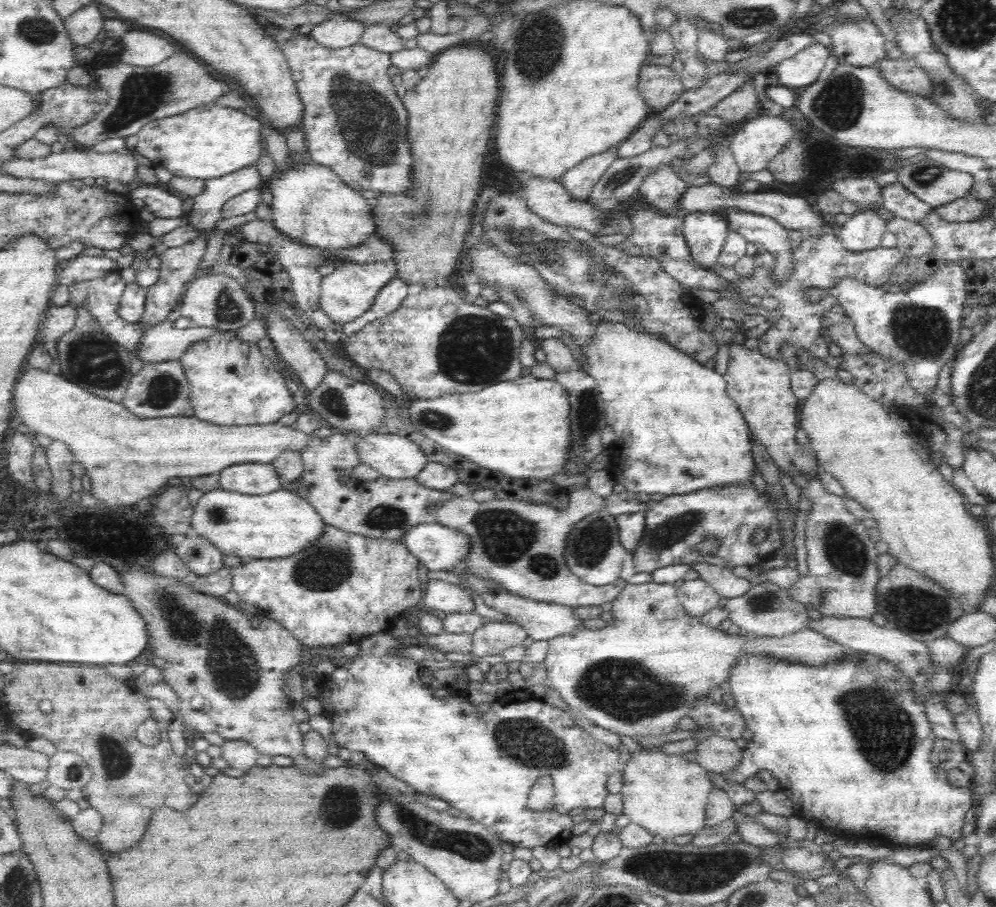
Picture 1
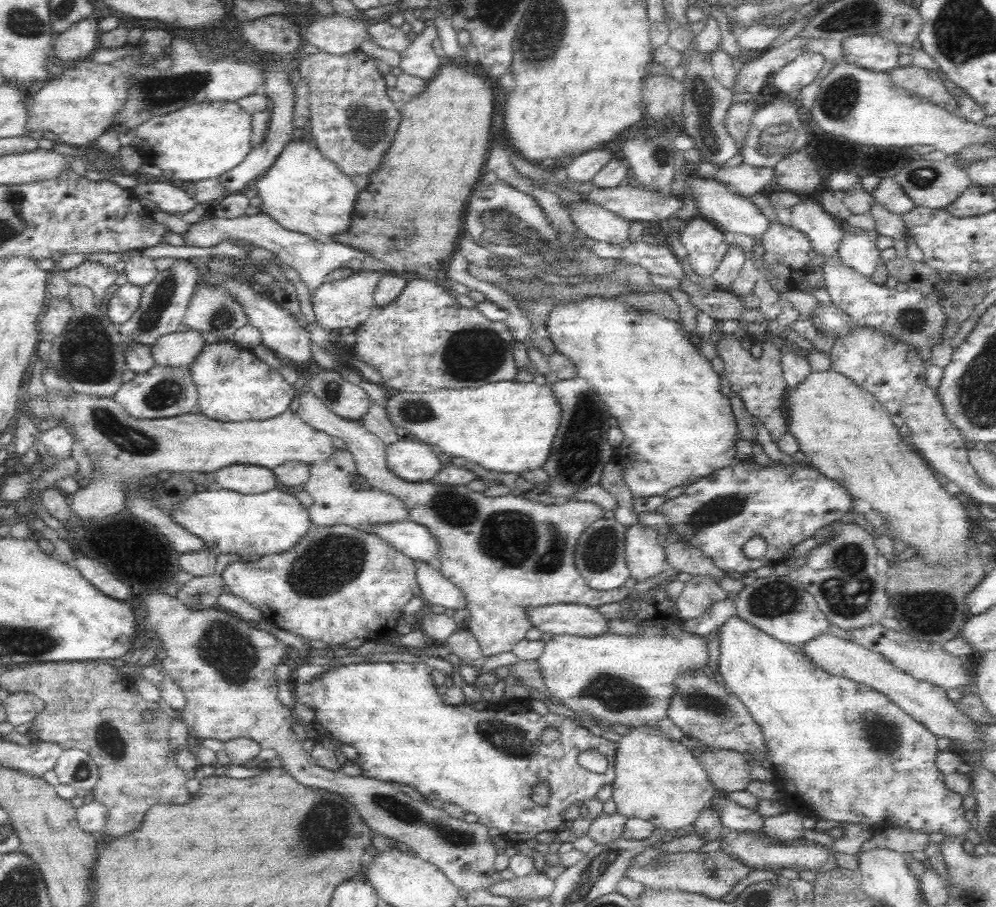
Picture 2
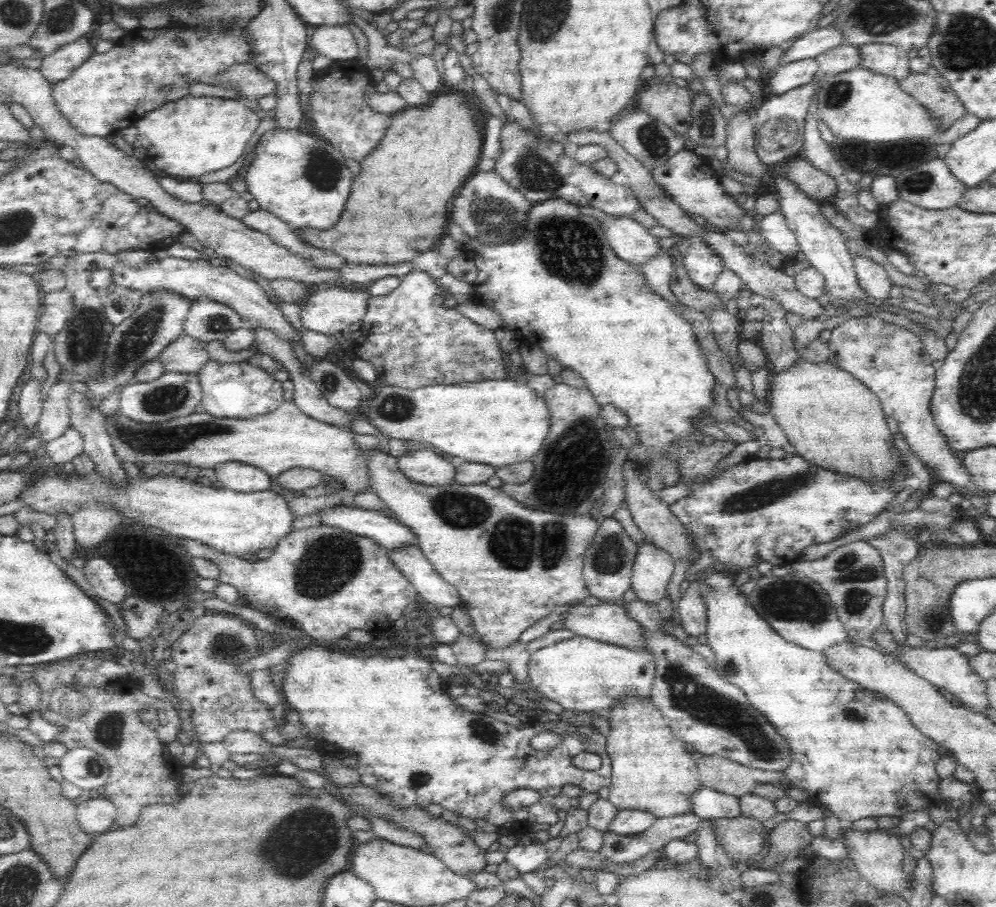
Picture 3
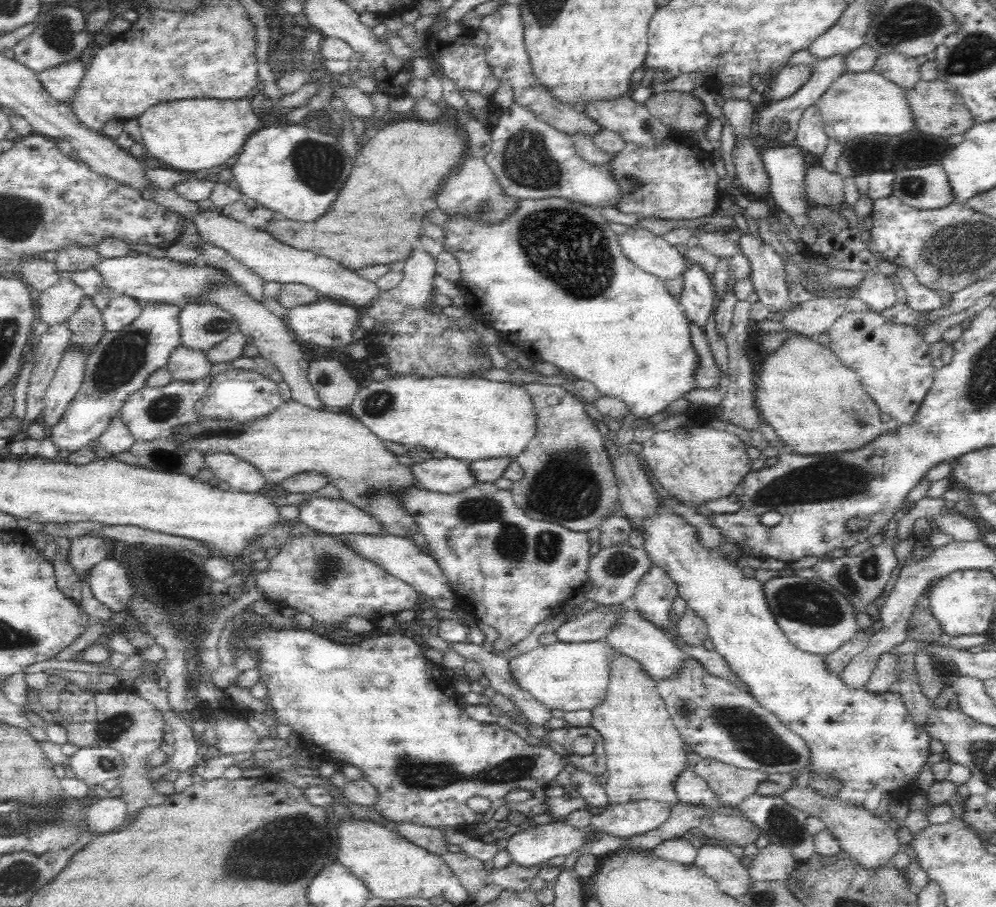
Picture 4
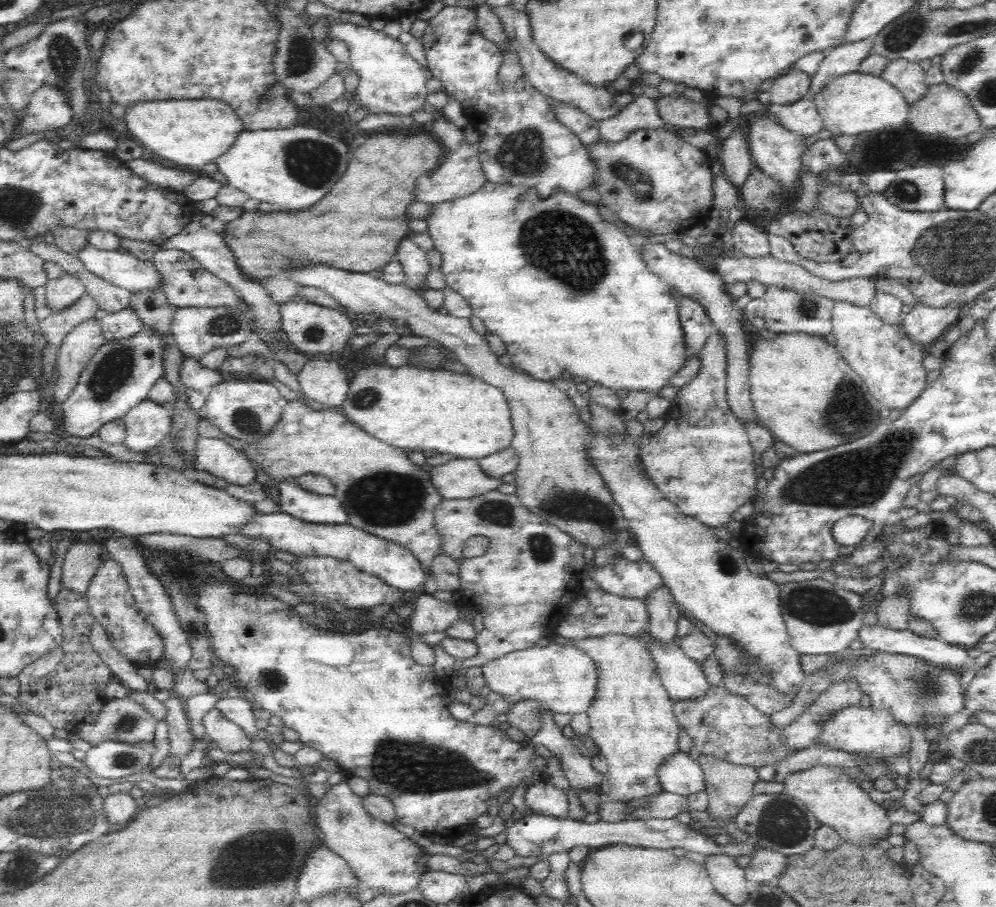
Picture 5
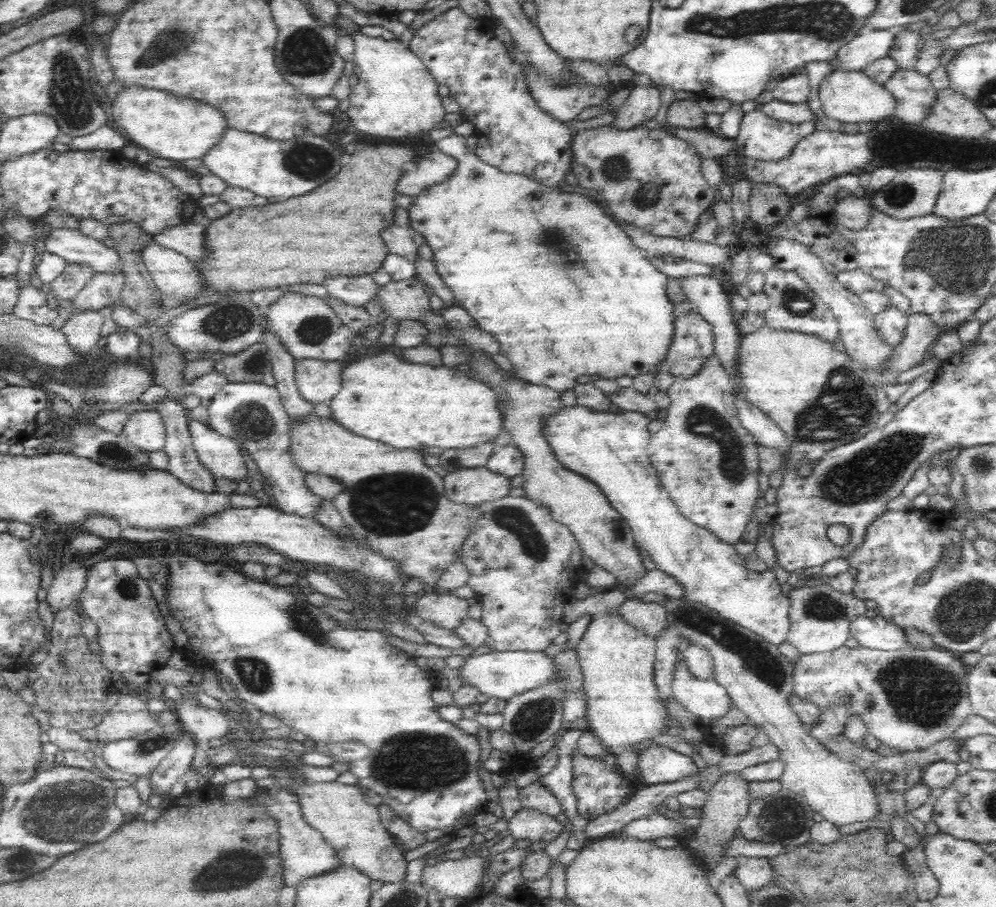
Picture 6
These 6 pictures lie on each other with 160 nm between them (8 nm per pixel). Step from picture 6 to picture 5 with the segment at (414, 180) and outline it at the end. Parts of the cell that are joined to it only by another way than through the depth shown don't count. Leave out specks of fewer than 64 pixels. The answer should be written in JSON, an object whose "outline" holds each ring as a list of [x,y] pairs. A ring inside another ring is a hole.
{"outline":[[[463,128],[462,140],[460,140],[458,148],[447,152],[440,166],[429,177],[431,180],[431,189],[429,192],[422,192],[420,190],[420,180],[418,180],[418,188],[416,188],[418,196],[416,198],[418,198],[418,202],[432,205],[470,196],[473,192],[478,192],[487,183],[487,178],[479,159],[479,145],[470,142],[466,138]]]}

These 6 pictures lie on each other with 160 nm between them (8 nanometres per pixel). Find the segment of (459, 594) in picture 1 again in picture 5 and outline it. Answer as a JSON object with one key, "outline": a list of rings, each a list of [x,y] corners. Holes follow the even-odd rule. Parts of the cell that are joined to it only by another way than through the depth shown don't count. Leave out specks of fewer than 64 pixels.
{"outline":[[[287,513],[263,514],[248,523],[242,530],[246,536],[259,536],[271,542],[276,550],[286,550],[295,556],[334,556],[340,560],[349,560],[362,572],[379,576],[386,584],[400,590],[420,590],[430,576],[423,564],[402,544],[380,538],[361,528],[346,524],[314,524],[297,520]]]}

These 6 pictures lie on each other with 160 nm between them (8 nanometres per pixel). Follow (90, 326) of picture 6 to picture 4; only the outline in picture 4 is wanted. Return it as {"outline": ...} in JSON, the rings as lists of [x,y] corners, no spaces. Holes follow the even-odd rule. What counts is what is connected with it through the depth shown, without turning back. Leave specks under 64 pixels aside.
{"outline":[[[67,347],[43,400],[42,423],[54,428],[78,394],[85,374],[86,353]]]}

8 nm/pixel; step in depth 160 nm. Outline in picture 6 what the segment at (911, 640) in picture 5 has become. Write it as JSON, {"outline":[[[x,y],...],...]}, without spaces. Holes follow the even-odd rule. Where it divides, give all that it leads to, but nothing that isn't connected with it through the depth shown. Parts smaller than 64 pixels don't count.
{"outline":[[[860,615],[852,621],[850,634],[859,646],[879,651],[914,649],[906,638],[906,633],[893,622],[880,615],[868,618]]]}

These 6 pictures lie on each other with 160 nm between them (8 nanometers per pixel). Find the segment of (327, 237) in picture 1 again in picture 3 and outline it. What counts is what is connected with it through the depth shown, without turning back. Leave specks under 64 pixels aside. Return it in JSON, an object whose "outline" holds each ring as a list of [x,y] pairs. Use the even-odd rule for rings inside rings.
{"outline":[[[270,129],[262,135],[252,152],[253,155],[240,176],[245,179],[248,191],[254,196],[253,200],[258,202],[260,210],[277,216],[293,229],[328,230],[336,226],[344,212],[352,186],[352,174],[340,151],[316,135],[308,135],[298,129],[285,131]]]}

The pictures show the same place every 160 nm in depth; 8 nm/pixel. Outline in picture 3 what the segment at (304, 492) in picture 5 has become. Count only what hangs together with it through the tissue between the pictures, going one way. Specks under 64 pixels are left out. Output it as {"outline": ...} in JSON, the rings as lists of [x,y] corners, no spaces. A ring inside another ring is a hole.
{"outline":[[[330,507],[322,512],[326,526],[365,536],[388,551],[416,545],[415,532],[404,523],[372,510],[359,507]]]}

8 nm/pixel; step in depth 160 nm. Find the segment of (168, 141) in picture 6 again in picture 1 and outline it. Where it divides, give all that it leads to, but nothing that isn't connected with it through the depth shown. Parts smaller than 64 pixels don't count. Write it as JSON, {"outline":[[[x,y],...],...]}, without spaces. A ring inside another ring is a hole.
{"outline":[[[217,104],[200,105],[182,114],[152,121],[137,132],[138,142],[134,151],[155,165],[170,170],[172,176],[193,179],[215,179],[256,165],[264,151],[260,126],[261,119],[251,117],[240,109],[226,108]]]}

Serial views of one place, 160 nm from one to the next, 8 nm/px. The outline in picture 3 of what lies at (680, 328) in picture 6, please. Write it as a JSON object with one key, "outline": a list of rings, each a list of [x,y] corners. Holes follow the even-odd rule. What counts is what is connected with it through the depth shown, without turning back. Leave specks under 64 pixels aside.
{"outline":[[[697,239],[690,244],[684,256],[683,264],[690,279],[704,289],[710,289],[716,278],[725,270],[724,258],[718,255],[706,240]]]}

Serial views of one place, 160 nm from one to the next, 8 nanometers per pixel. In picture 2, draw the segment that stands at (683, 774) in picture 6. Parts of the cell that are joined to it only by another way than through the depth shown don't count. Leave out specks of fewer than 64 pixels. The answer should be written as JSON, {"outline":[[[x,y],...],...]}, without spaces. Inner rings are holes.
{"outline":[[[718,795],[711,798],[711,804],[720,813],[724,831],[756,834],[763,831],[765,817],[756,811],[732,802],[728,797]]]}

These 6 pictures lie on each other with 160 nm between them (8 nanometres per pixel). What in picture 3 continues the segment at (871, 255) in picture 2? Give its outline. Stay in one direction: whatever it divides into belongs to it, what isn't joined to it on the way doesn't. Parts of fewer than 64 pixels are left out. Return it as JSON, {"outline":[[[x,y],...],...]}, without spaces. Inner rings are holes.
{"outline":[[[864,254],[854,256],[853,265],[855,266],[860,288],[864,289],[864,292],[874,296],[874,300],[889,297],[893,285],[881,265],[876,264],[876,261]]]}

